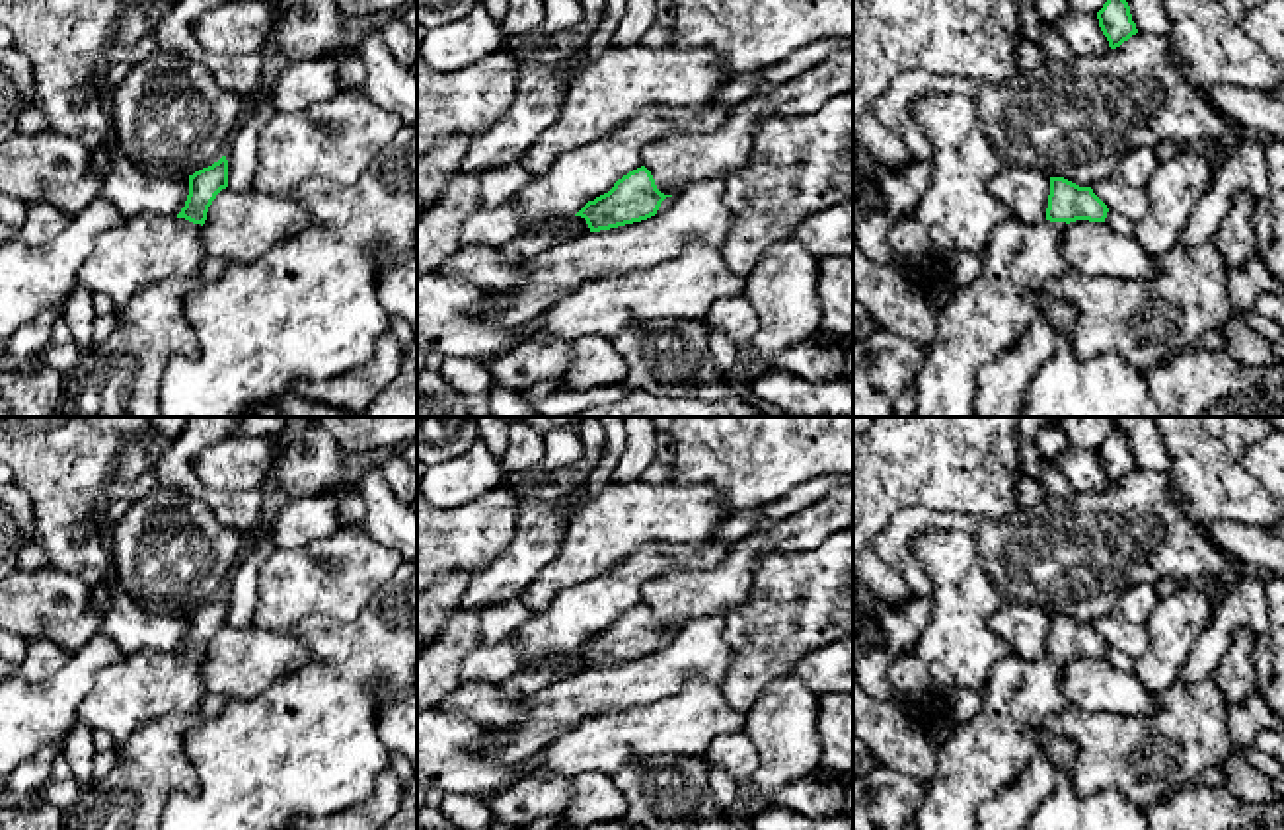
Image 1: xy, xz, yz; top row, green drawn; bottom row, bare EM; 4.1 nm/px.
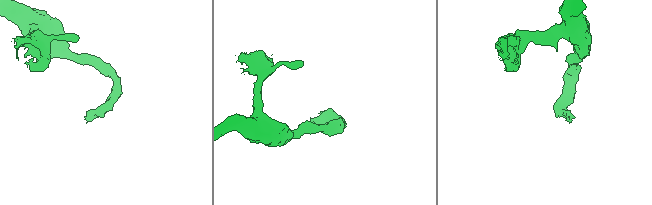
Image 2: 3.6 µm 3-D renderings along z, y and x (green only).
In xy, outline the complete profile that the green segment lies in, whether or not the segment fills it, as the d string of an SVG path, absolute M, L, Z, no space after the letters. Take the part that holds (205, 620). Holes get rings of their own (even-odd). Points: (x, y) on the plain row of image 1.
M222 592L189 612L189 631L177 653L138 651L99 668L80 701L80 723L107 731L121 746L144 723L166 715L197 715L205 696L203 660L226 623L228 596Z

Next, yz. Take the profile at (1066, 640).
M1050 614L1040 660L1015 653L1000 660L978 713L955 725L937 750L937 772L914 812L914 830L978 830L978 807L1011 785L1039 756L1029 731L1070 707L1062 692L1066 662L1076 657L1105 659L1107 649L1091 623Z

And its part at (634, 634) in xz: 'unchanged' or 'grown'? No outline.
grown

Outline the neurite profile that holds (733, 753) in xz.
M744 731L715 738L707 748L703 760L727 772L735 783L750 783L760 766L760 756Z

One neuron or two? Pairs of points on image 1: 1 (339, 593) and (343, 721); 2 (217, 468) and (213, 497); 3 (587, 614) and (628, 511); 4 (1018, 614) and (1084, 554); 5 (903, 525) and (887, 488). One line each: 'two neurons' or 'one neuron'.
1: two neurons
2: two neurons
3: two neurons
4: two neurons
5: two neurons

